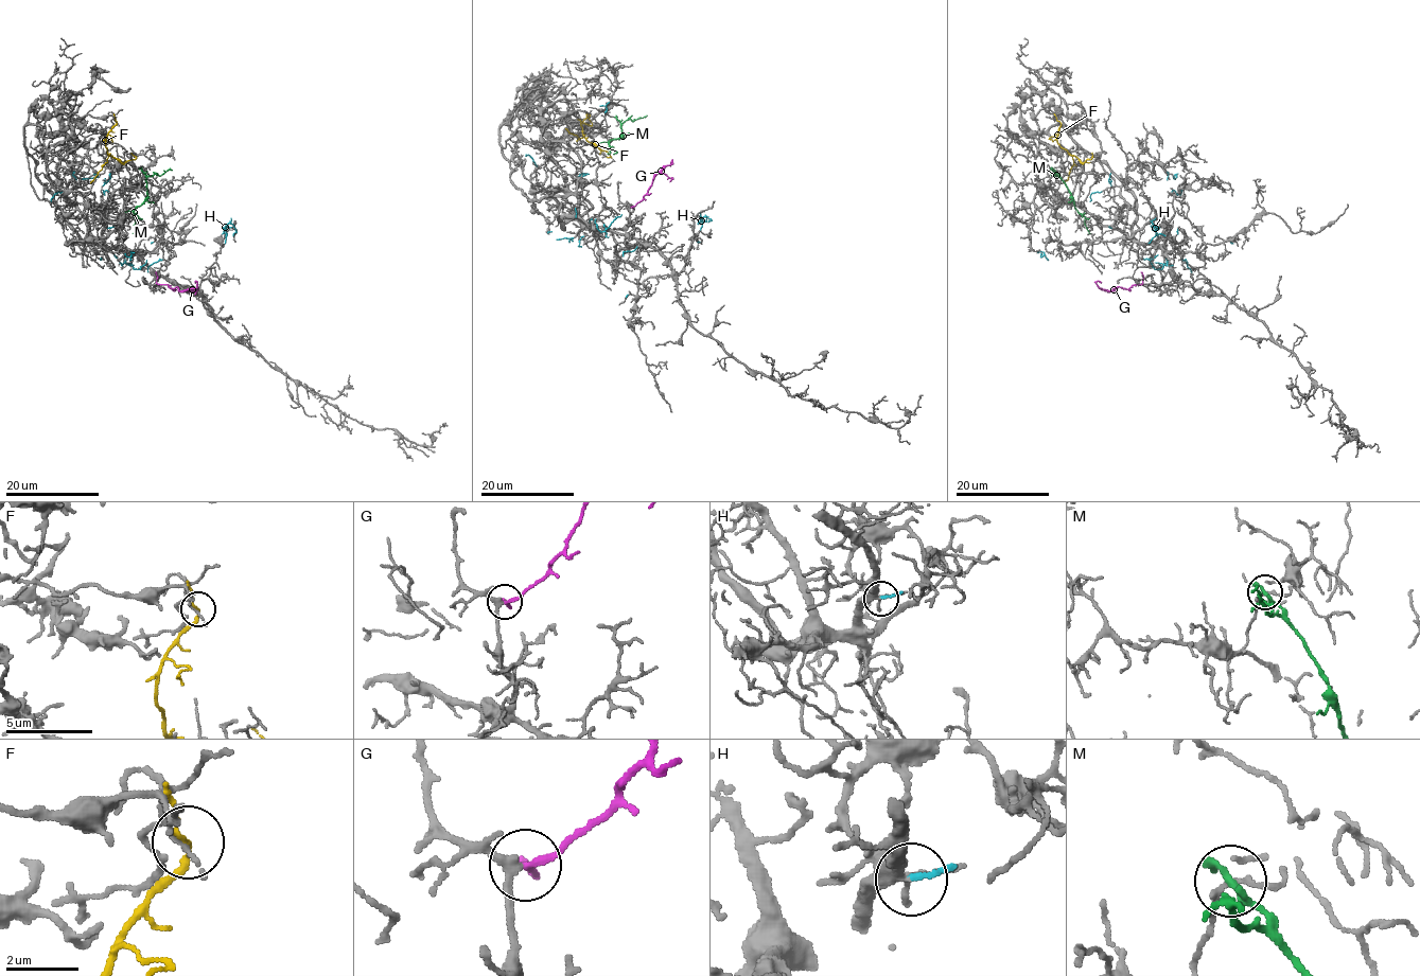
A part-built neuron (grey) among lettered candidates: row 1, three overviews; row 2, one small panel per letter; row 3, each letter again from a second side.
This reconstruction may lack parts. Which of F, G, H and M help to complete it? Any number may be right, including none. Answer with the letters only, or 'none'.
G

